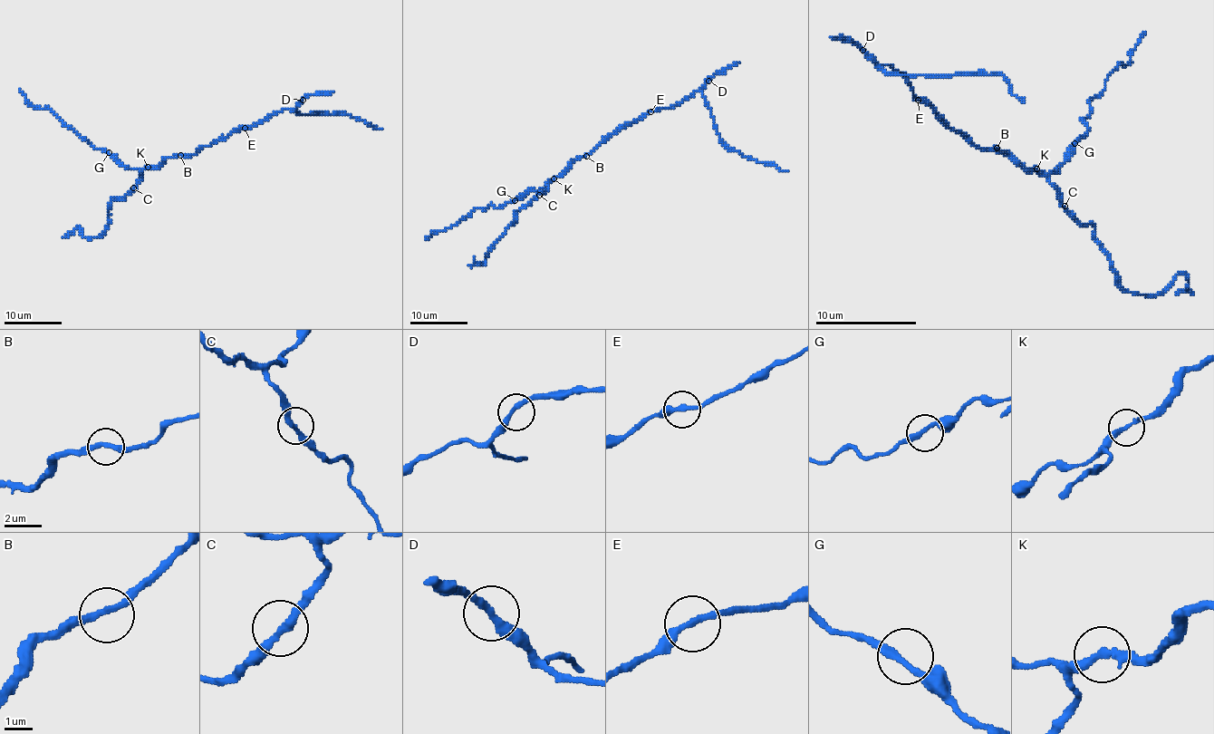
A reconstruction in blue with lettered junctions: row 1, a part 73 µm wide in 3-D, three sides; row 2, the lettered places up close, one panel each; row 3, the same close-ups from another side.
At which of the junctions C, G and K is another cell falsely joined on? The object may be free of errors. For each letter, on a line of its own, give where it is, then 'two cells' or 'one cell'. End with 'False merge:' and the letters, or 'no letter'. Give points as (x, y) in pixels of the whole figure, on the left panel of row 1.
C: place (133, 188); one cell
G: place (109, 152); one cell
K: place (148, 167); one cell
False merge: no letter

